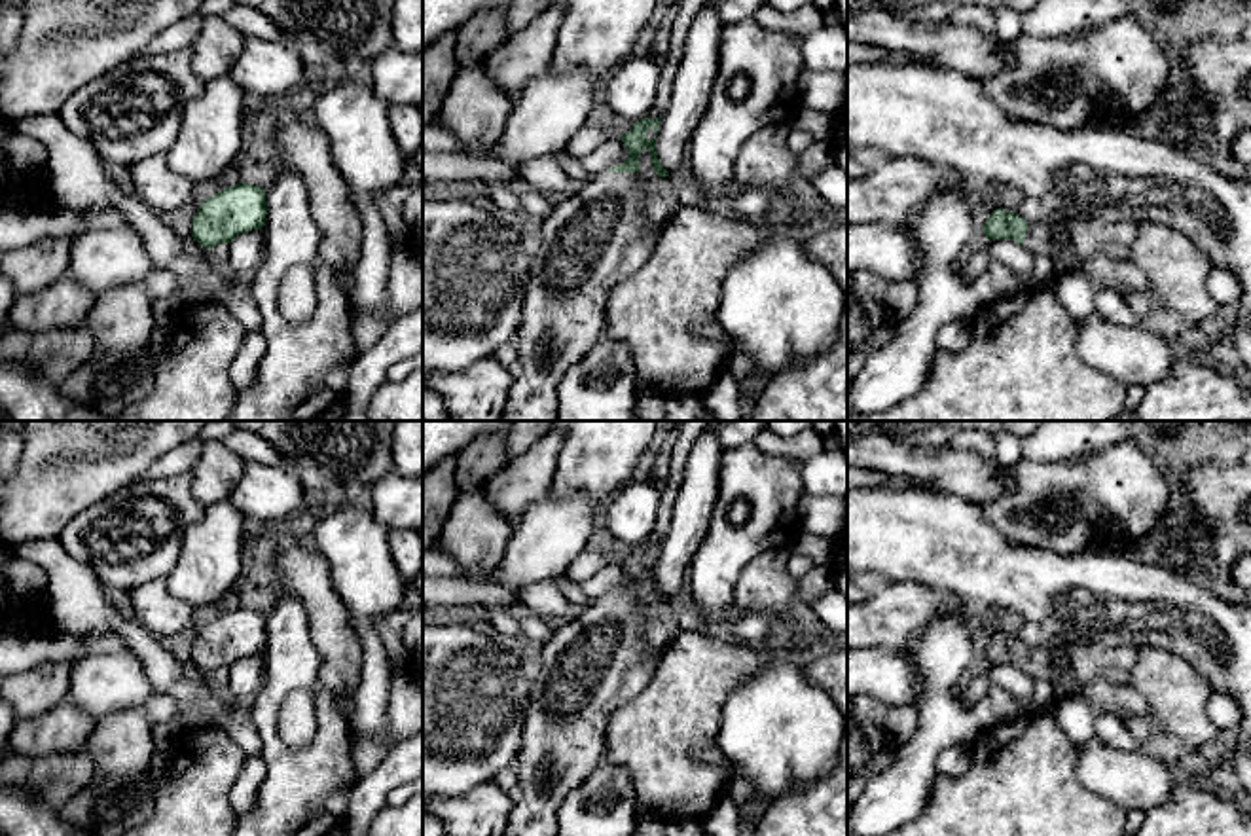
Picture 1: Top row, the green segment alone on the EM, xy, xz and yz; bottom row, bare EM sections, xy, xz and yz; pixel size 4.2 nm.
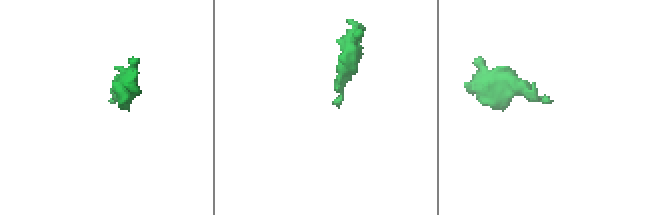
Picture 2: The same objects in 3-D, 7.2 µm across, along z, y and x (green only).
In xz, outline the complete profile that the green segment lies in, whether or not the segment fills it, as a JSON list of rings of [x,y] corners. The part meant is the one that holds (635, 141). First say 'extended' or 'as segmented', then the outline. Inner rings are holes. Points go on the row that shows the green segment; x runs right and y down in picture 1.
extended | [[[662,118],[635,121],[620,138],[627,148],[627,159],[591,180],[588,188],[553,207],[542,222],[542,248],[531,258],[531,275],[523,301],[523,320],[514,339],[517,366],[508,394],[502,421],[557,421],[557,389],[567,370],[603,337],[607,324],[607,301],[616,284],[631,277],[650,258],[656,237],[643,224],[643,203],[637,193],[637,171],[641,152],[650,152],[650,165],[660,178],[669,176],[656,154],[656,135]]]

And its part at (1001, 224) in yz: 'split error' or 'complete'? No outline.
split error

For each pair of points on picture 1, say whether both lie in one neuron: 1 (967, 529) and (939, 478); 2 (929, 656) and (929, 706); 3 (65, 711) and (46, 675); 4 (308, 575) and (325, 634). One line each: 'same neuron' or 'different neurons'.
1: different neurons
2: same neuron
3: different neurons
4: same neuron

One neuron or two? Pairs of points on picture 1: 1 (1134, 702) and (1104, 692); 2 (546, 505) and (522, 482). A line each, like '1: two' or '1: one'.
1: one
2: two

